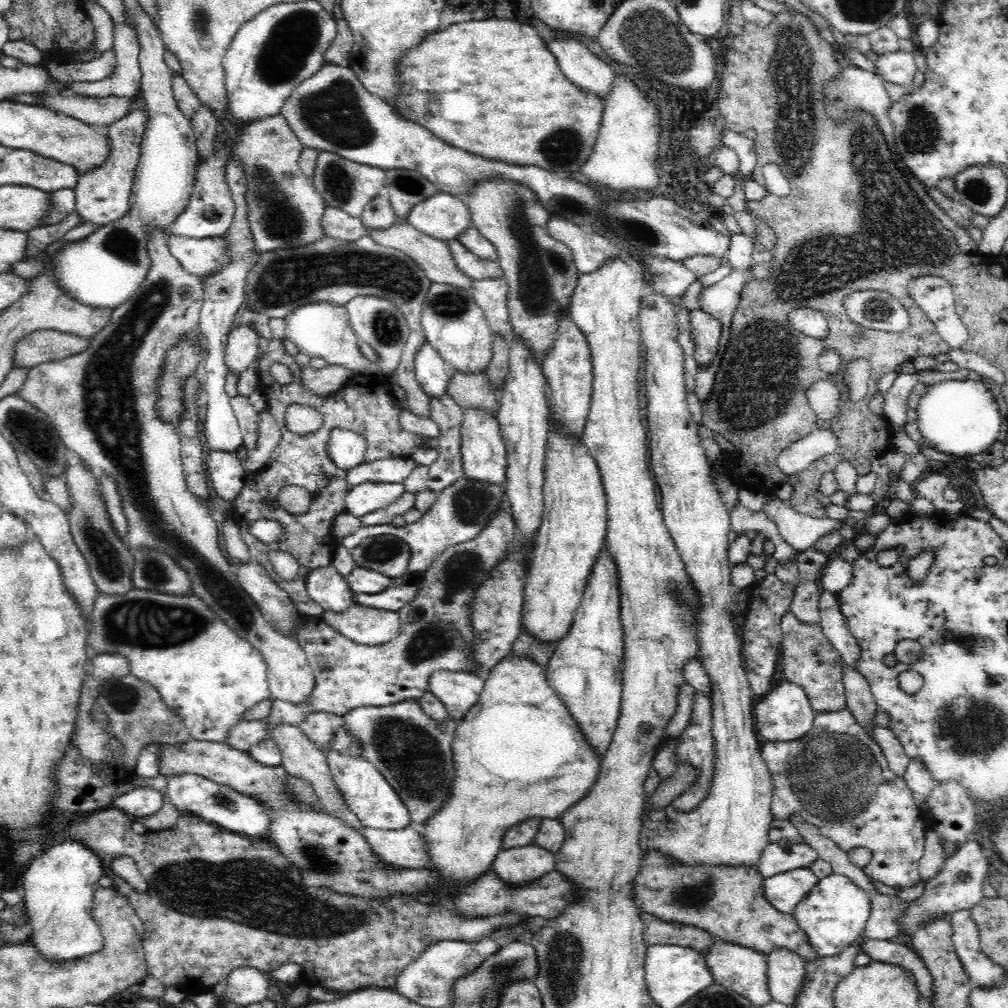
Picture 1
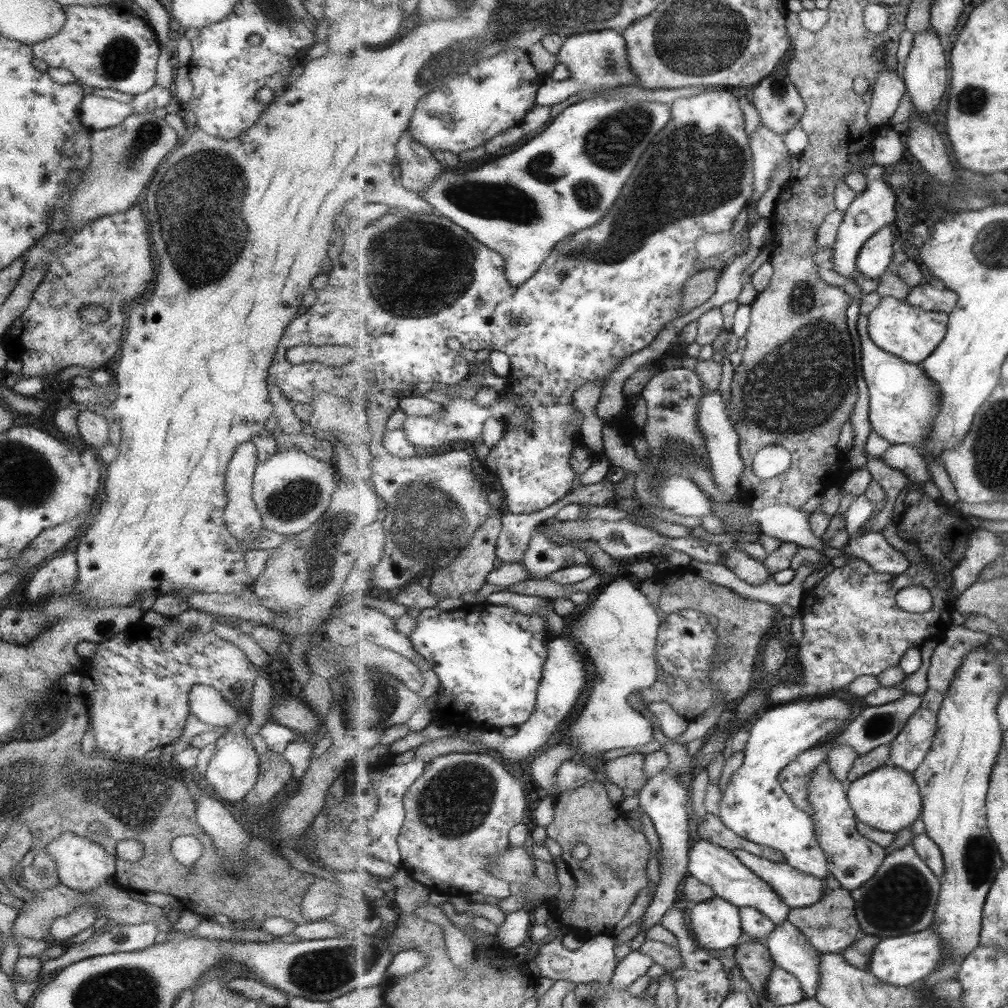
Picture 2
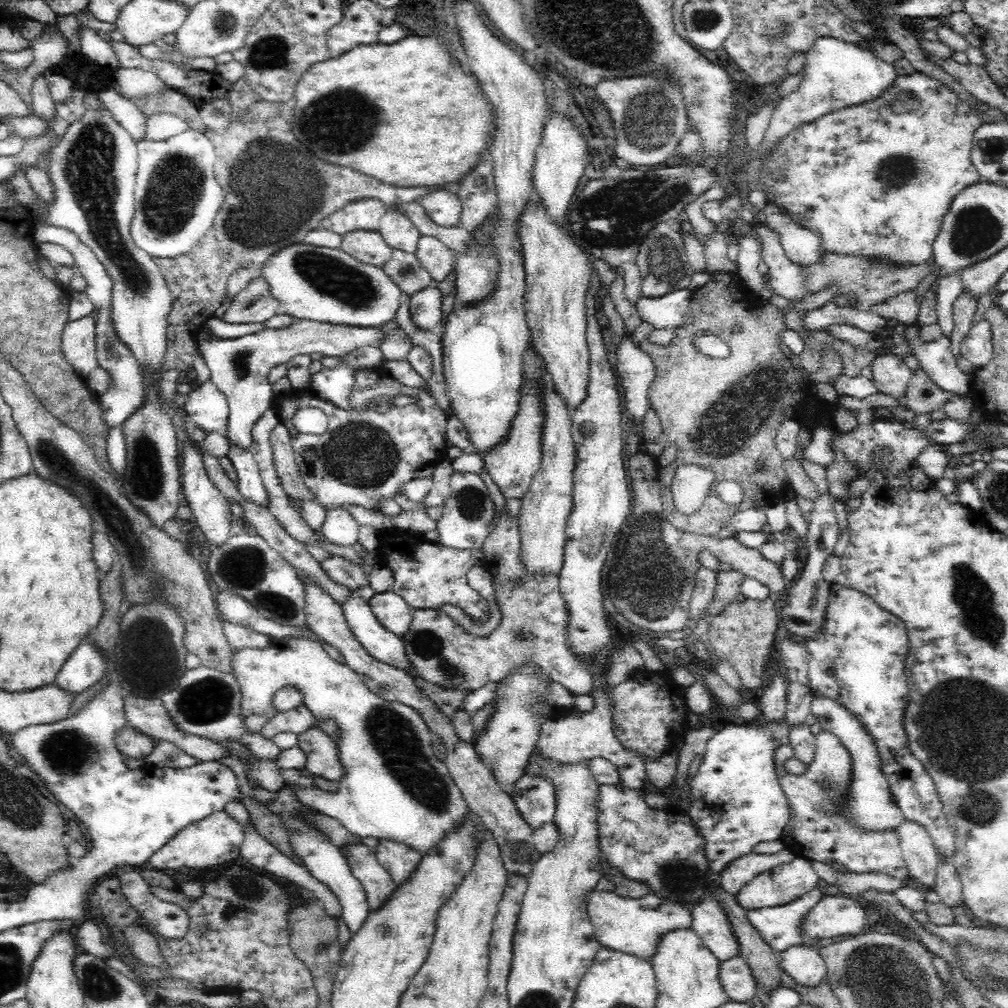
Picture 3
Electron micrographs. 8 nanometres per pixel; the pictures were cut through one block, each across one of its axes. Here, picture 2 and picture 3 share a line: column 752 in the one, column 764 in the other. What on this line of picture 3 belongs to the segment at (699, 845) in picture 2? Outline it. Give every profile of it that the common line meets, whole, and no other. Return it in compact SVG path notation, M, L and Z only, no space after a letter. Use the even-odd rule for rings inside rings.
M796 856L788 864L774 866L774 868L764 870L764 872L760 872L750 878L735 895L744 910L775 906L782 907L810 892L810 890L814 890L819 880L820 878L812 865L810 865L810 861L804 857Z

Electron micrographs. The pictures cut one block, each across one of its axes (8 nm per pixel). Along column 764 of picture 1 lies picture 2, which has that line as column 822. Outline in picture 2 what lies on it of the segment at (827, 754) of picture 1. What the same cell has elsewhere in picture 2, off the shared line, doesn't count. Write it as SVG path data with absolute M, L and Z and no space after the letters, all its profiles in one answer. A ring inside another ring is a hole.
M908 693L908 695L904 696L901 700L891 702L891 704L868 706L851 721L846 730L836 739L829 743L819 745L818 747L810 748L807 752L803 752L802 755L789 764L789 766L786 766L779 775L779 782L785 789L785 792L787 792L794 801L794 804L797 805L797 808L801 808L803 812L807 812L811 817L815 815L813 805L809 802L812 776L814 776L814 772L828 760L828 756L834 746L837 744L848 744L851 748L854 748L859 755L863 755L874 751L878 746L890 745L898 738L899 734L901 734L901 730L905 728L905 724L908 723L908 720L913 714L921 708L921 702L923 702L921 695Z

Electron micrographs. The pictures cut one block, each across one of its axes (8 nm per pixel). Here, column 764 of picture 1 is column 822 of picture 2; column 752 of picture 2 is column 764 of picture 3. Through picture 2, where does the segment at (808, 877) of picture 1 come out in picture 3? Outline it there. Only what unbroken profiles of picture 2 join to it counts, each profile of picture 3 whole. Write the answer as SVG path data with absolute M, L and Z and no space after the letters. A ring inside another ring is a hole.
M787 848L773 854L750 852L730 861L730 864L720 872L717 879L724 891L736 894L740 888L760 872L774 868L780 864L788 864L796 855Z

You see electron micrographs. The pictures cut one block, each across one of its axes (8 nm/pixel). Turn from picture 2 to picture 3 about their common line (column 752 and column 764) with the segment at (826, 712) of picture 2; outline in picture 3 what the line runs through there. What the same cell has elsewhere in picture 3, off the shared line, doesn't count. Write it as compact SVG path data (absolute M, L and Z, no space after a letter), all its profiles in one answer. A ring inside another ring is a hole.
M762 720L747 725L732 722L722 730L715 731L708 739L703 760L697 774L690 778L690 806L683 811L698 837L704 841L704 856L708 869L716 877L730 864L731 860L749 854L758 842L773 842L782 837L788 818L793 814L778 782L773 763L776 740Z

